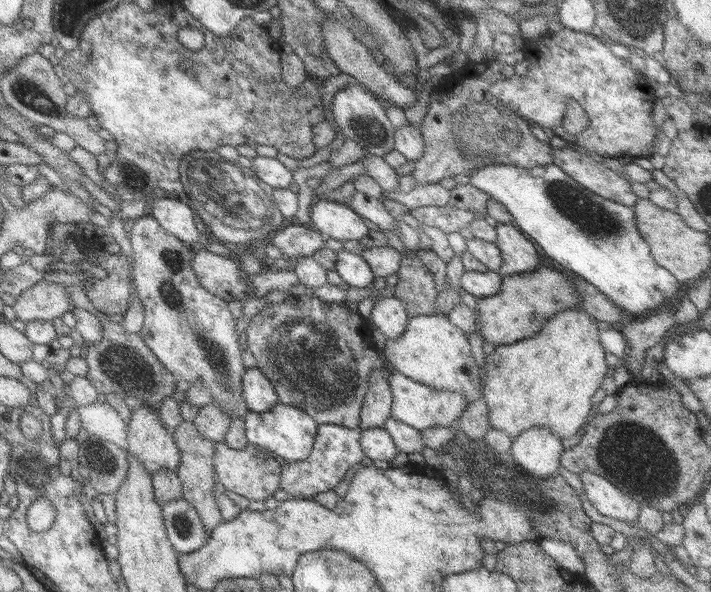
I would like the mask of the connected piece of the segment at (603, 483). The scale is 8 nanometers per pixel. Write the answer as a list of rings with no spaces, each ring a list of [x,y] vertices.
[[[586,471],[578,475],[588,500],[602,516],[622,522],[637,521],[641,503],[626,496],[617,486],[598,474]]]

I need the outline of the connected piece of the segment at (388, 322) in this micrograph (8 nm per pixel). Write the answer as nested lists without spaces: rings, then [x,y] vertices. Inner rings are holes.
[[[391,293],[383,295],[375,302],[370,323],[382,332],[382,336],[387,341],[402,336],[408,321],[408,312],[404,303]]]

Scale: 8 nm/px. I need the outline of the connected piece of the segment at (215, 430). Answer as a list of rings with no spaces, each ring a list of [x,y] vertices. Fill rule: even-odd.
[[[211,402],[200,408],[198,415],[192,422],[196,425],[198,432],[207,438],[206,440],[212,440],[218,444],[223,441],[231,419],[228,413],[221,411],[216,403]]]

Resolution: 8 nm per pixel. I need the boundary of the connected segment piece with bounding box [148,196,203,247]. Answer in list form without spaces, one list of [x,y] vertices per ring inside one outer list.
[[[171,196],[154,198],[149,203],[151,218],[154,218],[164,231],[184,242],[186,246],[202,240],[194,224],[194,212],[187,206],[184,199]]]

